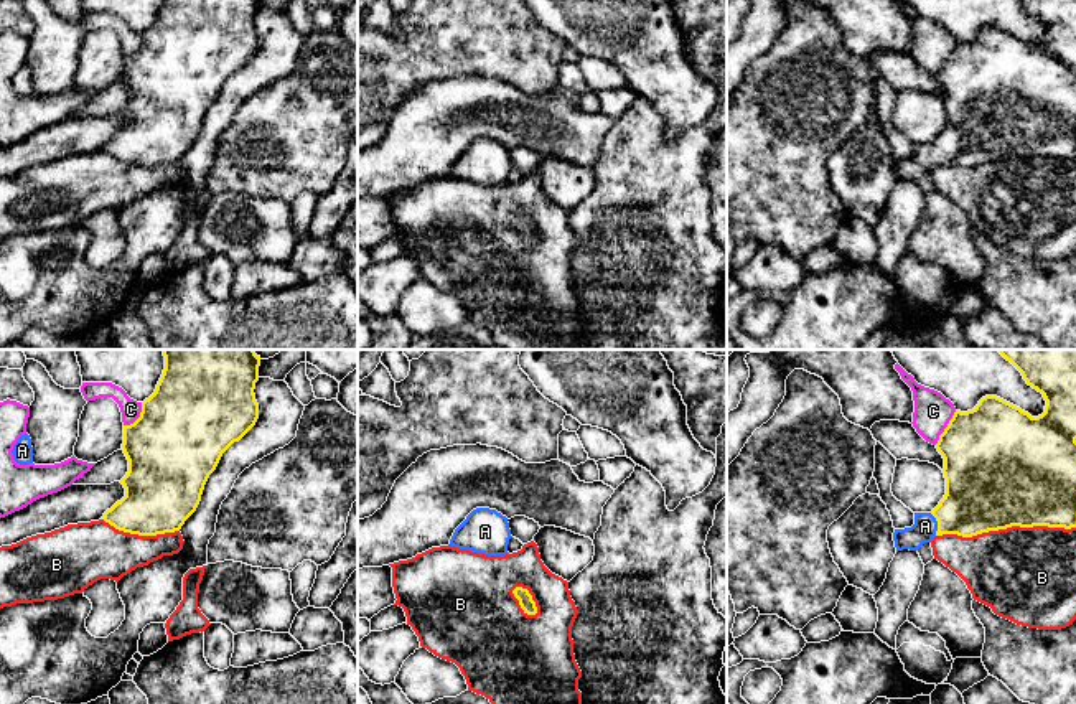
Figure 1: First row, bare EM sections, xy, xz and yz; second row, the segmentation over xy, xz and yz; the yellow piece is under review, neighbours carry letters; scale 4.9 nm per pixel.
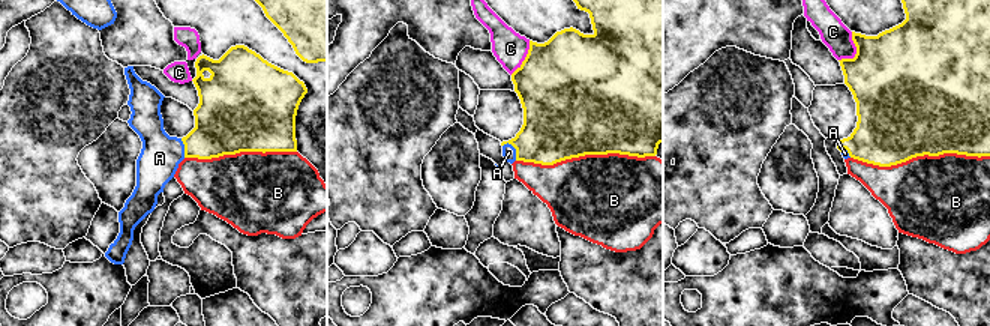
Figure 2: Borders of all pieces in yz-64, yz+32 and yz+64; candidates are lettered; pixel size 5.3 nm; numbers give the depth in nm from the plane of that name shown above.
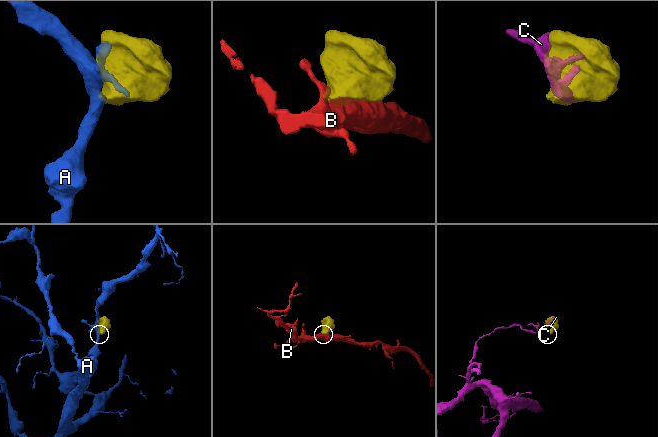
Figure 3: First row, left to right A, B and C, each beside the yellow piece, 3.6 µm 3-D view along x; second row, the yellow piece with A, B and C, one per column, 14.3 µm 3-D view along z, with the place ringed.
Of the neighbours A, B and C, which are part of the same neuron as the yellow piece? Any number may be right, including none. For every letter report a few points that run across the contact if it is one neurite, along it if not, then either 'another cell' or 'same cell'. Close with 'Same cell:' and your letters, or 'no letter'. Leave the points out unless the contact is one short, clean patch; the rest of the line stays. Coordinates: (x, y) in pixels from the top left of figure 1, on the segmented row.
A: yz (981, 497), (938, 525), (925, 526) | same cell
B: another cell
C: another cell
Same cell: A

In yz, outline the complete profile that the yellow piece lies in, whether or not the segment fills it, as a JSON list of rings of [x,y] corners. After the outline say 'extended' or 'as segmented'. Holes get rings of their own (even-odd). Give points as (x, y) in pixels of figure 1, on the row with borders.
[[[997,350],[1023,376],[1028,386],[1043,394],[1045,412],[1032,417],[1020,407],[985,396],[967,412],[956,411],[936,444],[944,458],[946,495],[931,513],[915,513],[915,524],[895,529],[896,552],[918,551],[934,536],[957,534],[972,537],[1012,526],[1076,528],[1076,350]]]; extended

